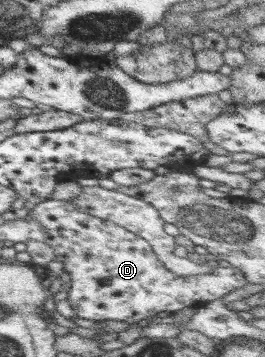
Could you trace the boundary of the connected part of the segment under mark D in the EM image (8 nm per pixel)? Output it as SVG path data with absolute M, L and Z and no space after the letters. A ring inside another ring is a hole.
M45 199L34 205L27 214L38 222L47 233L45 243L55 254L53 261L63 264L63 271L69 274L70 288L67 300L77 318L103 323L106 320L125 322L130 325L140 320L148 320L164 313L173 315L186 308L197 308L213 300L223 298L233 289L246 285L241 271L235 267L213 267L211 273L196 277L177 277L165 269L151 251L150 246L137 235L111 225L109 221L95 219L83 209L75 209L71 201Z

